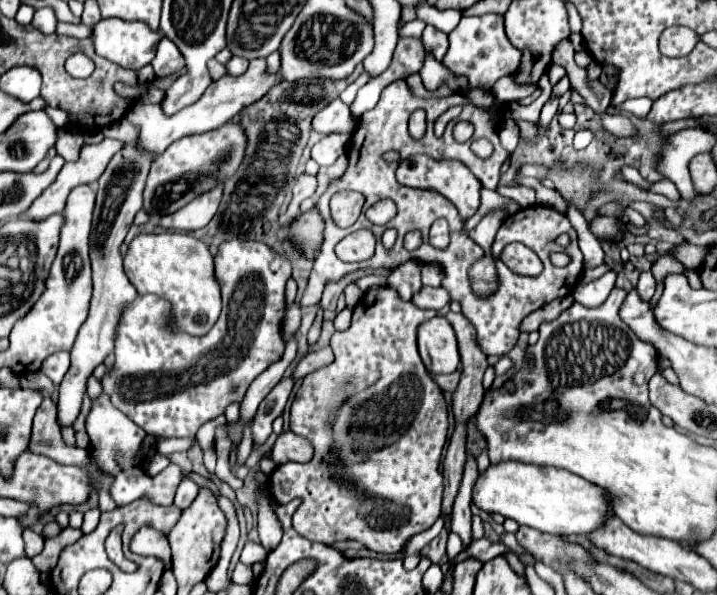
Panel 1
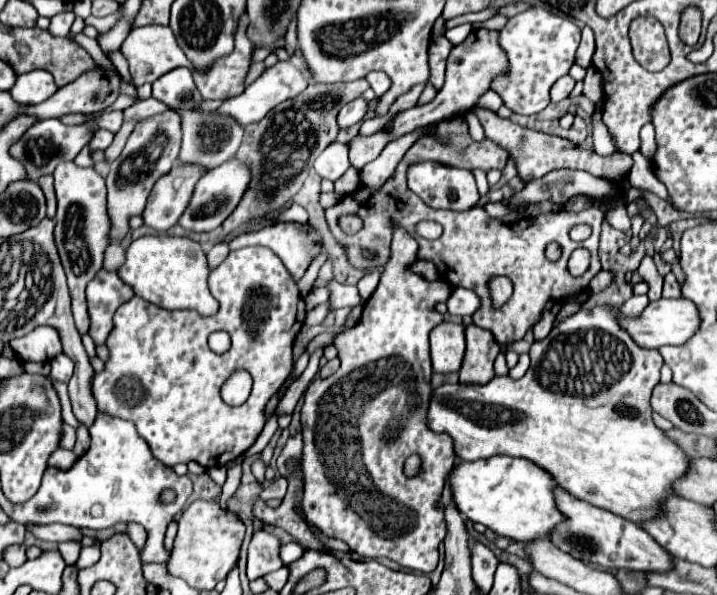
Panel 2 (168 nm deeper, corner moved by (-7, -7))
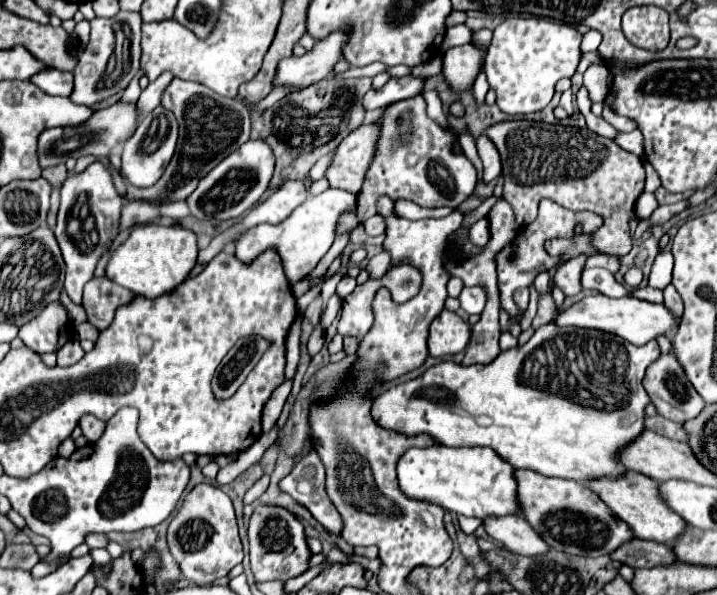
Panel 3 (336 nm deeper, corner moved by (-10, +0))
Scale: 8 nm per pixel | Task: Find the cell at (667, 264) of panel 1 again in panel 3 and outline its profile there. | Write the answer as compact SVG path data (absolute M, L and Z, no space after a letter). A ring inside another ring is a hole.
M669 285L663 293L665 293L665 307L671 311L671 315L677 319L677 323L681 323L681 317L683 317L683 315L681 315L681 313L683 313L683 303L681 303L681 299L679 299L675 287Z

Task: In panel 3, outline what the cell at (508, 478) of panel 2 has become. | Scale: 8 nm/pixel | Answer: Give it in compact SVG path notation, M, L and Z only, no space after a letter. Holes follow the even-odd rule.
M409 447L397 463L399 489L415 501L439 505L451 513L467 517L517 515L515 467L503 461L489 447Z

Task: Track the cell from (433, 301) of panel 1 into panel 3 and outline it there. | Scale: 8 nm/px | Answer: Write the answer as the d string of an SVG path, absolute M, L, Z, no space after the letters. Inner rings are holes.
M465 287L459 295L461 309L471 313L481 313L485 307L485 291L481 287Z

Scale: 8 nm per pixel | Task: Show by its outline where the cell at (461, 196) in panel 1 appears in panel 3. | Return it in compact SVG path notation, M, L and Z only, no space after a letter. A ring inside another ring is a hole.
M423 95L389 105L373 125L379 127L379 143L375 145L375 159L367 169L363 191L357 197L359 223L377 215L377 201L383 195L393 201L407 199L421 207L457 209L473 193L477 185L475 167L465 155L453 151L455 133L427 117Z

